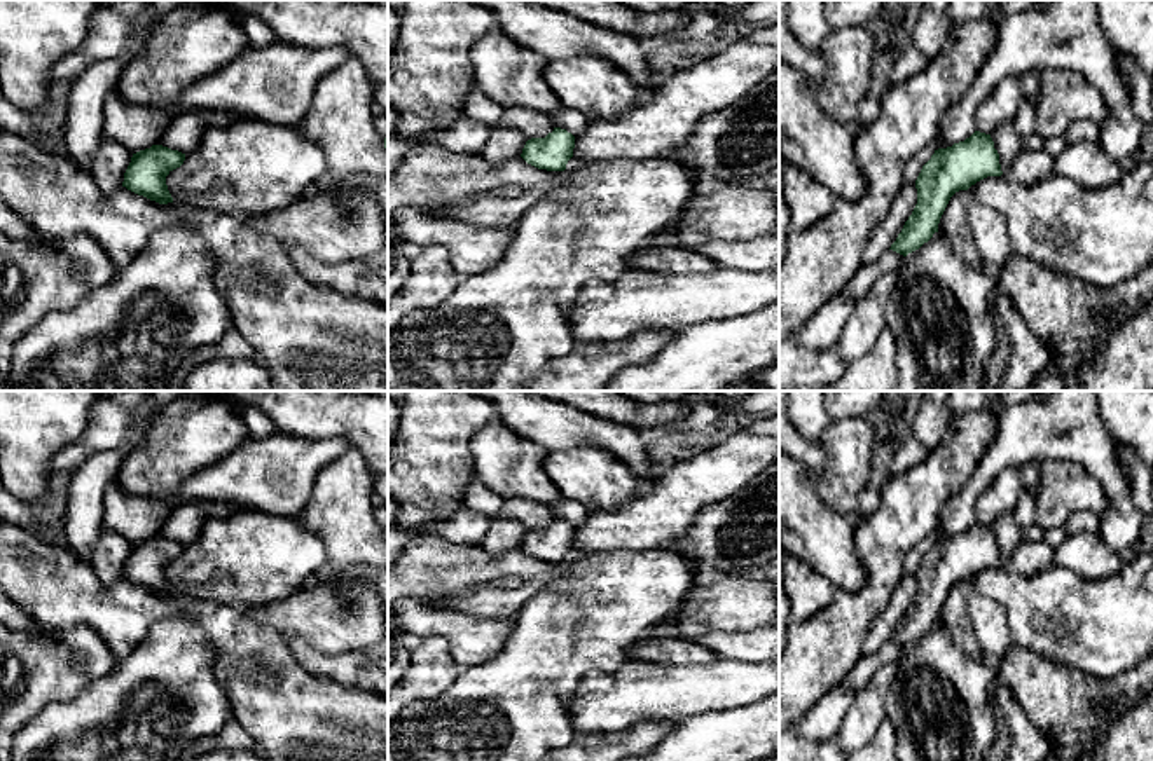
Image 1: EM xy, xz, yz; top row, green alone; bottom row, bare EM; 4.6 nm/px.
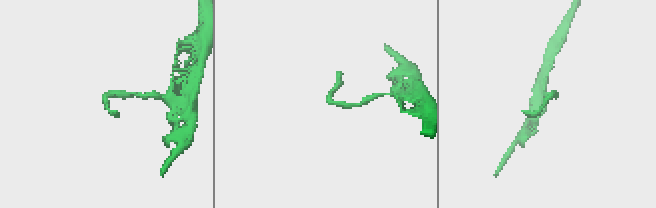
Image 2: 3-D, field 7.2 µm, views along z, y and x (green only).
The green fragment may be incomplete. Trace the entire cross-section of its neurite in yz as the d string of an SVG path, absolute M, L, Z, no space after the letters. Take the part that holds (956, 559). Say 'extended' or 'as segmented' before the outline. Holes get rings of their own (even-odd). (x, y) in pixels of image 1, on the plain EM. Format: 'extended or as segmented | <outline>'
as segmented | M975 522L964 532L935 541L915 571L917 595L889 641L903 648L919 641L938 623L940 609L956 583L1001 566L991 525Z

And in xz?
as segmented | M554 518L545 529L531 529L526 532L521 548L547 562L564 562L573 548L575 527L566 520Z

